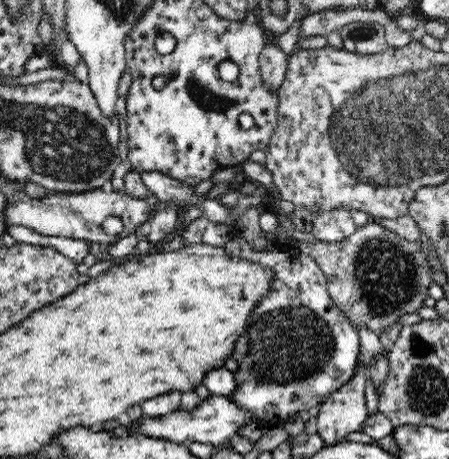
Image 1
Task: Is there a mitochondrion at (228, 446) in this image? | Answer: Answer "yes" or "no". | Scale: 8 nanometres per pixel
no

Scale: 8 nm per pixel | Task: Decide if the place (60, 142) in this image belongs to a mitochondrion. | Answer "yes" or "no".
yes

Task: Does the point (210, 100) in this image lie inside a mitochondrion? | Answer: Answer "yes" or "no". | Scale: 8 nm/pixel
yes

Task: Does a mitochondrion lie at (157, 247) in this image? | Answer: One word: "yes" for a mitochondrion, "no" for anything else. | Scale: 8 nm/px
no

